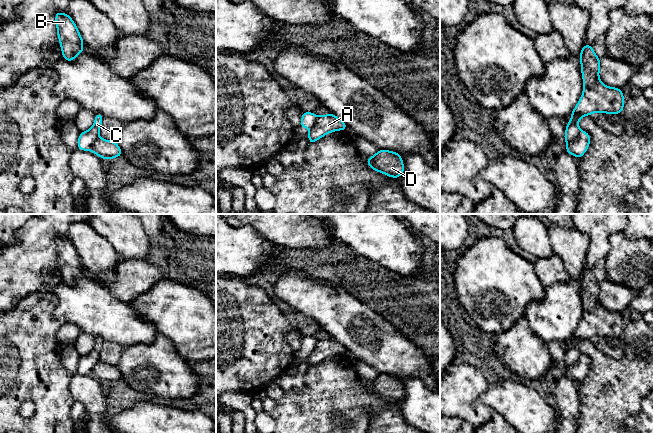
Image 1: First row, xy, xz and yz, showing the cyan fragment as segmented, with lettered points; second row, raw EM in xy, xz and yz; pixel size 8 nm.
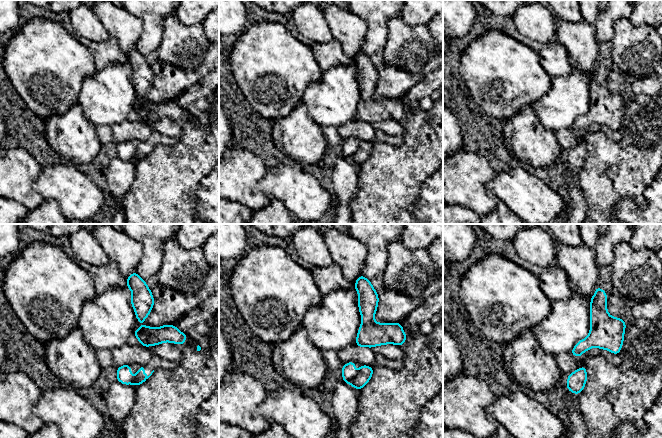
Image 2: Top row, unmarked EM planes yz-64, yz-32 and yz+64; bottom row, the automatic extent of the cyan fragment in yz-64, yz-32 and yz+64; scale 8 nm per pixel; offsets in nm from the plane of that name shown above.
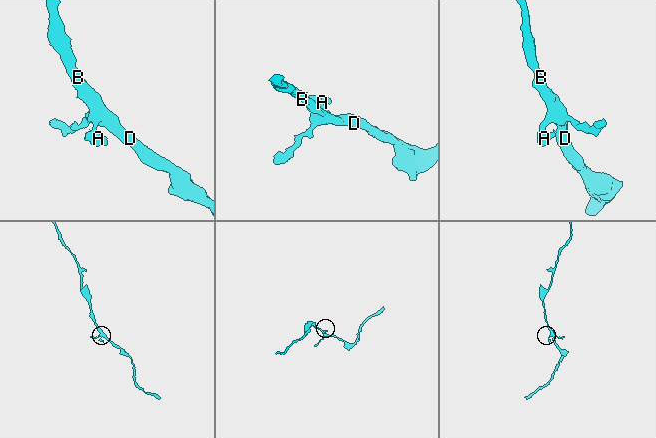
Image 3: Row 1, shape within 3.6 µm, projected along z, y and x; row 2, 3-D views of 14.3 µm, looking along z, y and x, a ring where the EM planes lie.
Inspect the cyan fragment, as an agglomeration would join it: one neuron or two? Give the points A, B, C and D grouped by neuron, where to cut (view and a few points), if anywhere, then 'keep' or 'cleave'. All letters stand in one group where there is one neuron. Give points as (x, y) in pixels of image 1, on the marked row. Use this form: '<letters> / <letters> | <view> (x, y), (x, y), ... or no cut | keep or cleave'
A / B C D | yz (579, 130), (576, 137), (567, 143) | cleave

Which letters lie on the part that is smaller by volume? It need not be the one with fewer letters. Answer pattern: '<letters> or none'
A

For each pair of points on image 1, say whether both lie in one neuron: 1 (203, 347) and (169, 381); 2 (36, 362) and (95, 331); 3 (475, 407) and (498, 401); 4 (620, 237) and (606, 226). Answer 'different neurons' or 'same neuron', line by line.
1: different neurons
2: different neurons
3: different neurons
4: different neurons

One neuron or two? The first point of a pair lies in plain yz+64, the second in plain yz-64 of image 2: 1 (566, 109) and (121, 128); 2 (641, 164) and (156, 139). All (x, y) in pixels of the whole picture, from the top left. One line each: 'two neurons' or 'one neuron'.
1: two neurons
2: two neurons

